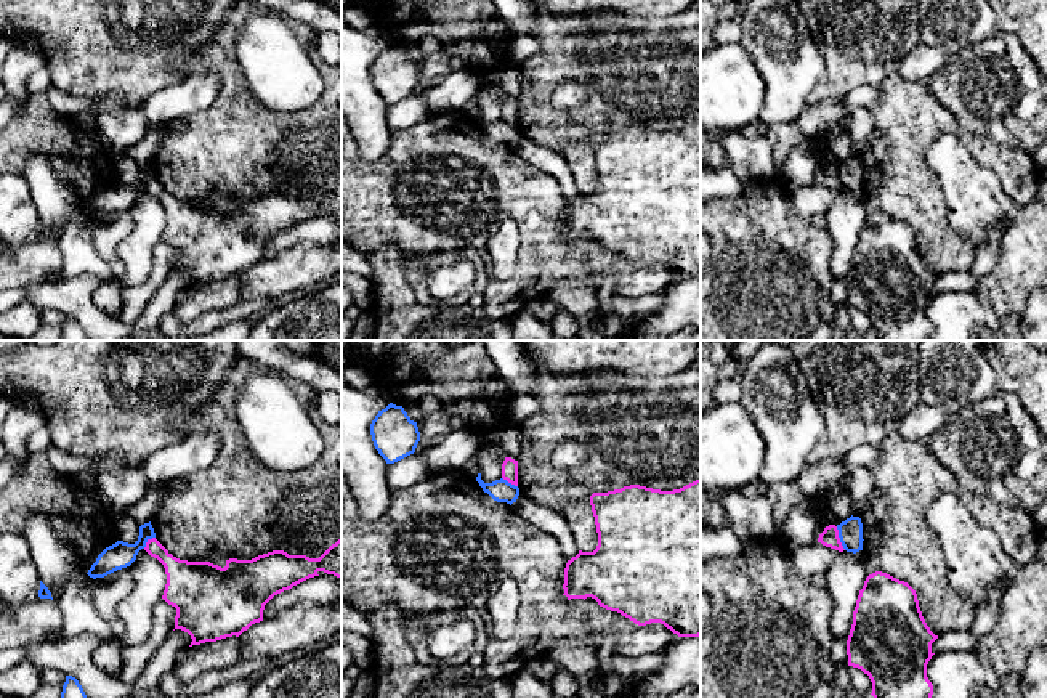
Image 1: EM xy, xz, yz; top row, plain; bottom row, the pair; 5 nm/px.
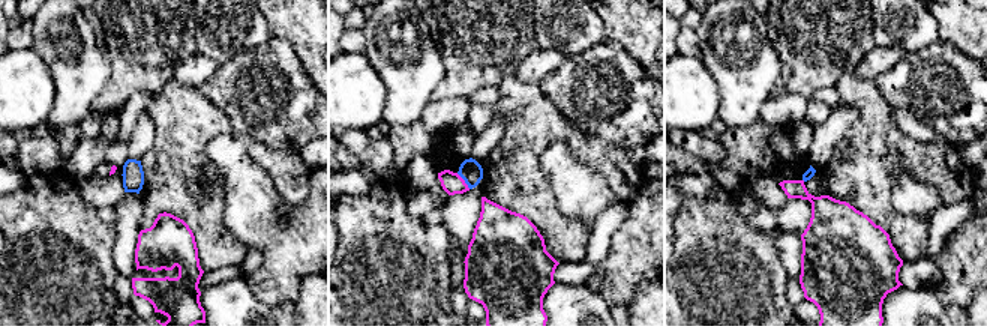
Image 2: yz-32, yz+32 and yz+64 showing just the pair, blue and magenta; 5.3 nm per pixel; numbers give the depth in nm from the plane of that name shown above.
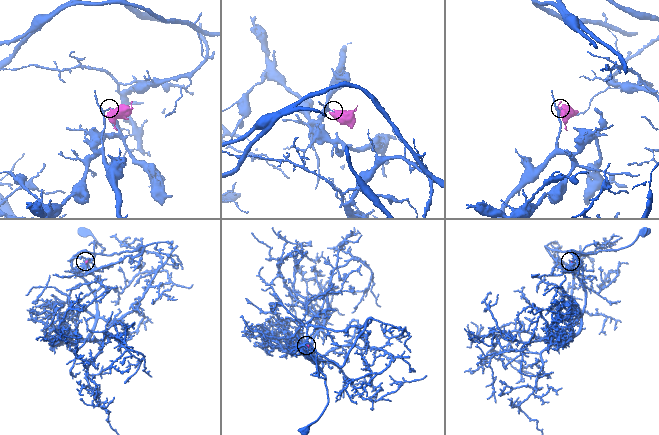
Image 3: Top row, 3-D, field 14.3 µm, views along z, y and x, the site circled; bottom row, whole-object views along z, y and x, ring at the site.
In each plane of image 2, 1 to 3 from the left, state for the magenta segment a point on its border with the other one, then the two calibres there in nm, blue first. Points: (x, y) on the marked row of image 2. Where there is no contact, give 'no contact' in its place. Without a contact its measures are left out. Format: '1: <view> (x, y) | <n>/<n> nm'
1: no contact
2: yz+32 (464, 179) | 120/110 nm
3: no contact

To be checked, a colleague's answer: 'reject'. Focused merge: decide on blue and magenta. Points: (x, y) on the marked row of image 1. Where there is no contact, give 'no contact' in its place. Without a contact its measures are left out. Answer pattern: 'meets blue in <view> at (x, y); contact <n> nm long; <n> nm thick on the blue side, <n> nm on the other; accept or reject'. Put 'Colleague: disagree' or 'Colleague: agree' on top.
Colleague: agree
meets blue in yz at (839, 536); contact 130 nm long; 130 nm thick on the blue side, 90 nm on the other; reject

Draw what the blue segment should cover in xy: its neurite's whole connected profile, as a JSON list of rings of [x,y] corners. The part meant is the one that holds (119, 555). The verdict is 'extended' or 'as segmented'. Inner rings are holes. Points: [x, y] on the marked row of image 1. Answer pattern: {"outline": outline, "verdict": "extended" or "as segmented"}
{"outline": [[[149,523],[139,526],[139,536],[135,544],[117,541],[115,544],[106,547],[96,558],[96,562],[88,570],[88,576],[104,578],[117,570],[130,566],[141,549],[146,547],[149,539],[156,538],[154,528]]], "verdict": "as segmented"}

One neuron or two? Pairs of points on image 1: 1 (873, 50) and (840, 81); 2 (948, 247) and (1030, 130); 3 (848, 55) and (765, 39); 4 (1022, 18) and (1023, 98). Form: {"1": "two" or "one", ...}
{"1": "one", "2": "two", "3": "two", "4": "two"}

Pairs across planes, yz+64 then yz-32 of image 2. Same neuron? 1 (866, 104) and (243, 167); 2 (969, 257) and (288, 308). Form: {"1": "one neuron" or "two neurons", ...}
{"1": "two neurons", "2": "two neurons"}

